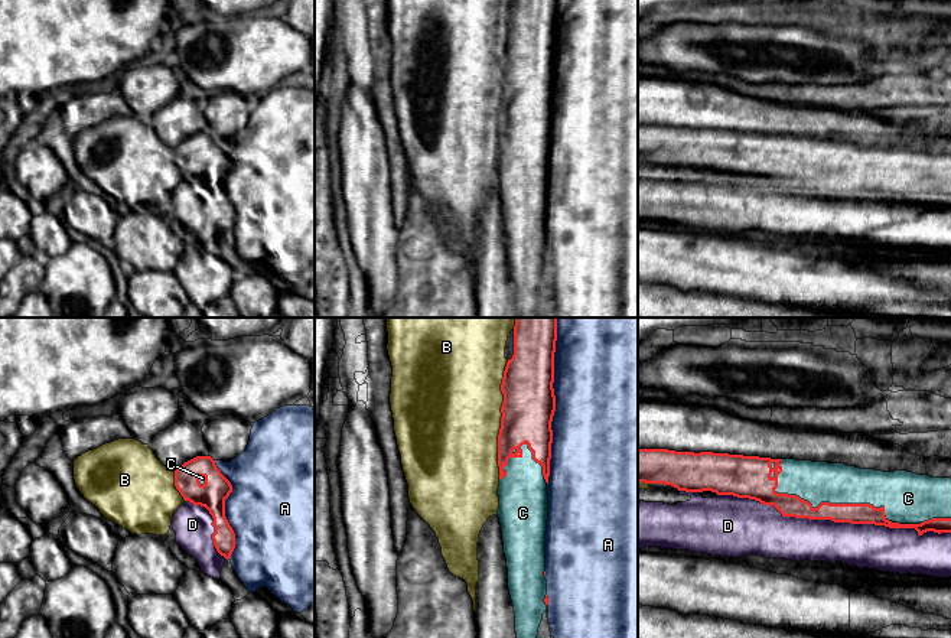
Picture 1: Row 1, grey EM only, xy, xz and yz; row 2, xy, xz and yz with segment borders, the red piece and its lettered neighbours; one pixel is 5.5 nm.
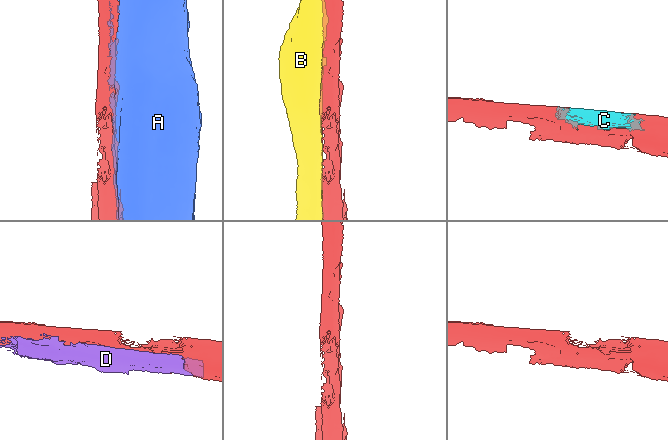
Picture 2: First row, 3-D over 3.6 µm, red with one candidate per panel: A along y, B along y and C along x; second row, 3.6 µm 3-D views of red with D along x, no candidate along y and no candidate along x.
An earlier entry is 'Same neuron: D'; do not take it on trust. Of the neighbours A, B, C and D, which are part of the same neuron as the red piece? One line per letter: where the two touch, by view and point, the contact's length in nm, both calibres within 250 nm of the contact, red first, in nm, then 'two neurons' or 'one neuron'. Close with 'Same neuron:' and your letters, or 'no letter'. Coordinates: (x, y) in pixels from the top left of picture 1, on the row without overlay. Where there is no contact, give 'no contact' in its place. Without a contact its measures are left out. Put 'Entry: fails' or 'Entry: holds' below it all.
A: contact xz (554, 81); length 900 nm; calibres 300 and 500 nm; two neurons
B: contact xz (501, 95); length 650 nm; calibres 300 and 500 nm; two neurons
C: contact yz (853, 181); length 1050 nm; calibres 110 and 220 nm; two neurons
D: contact yz (834, 198); length 1300 nm; calibres 120 and 240 nm; one neuron
Same neuron: D
Entry: holds

